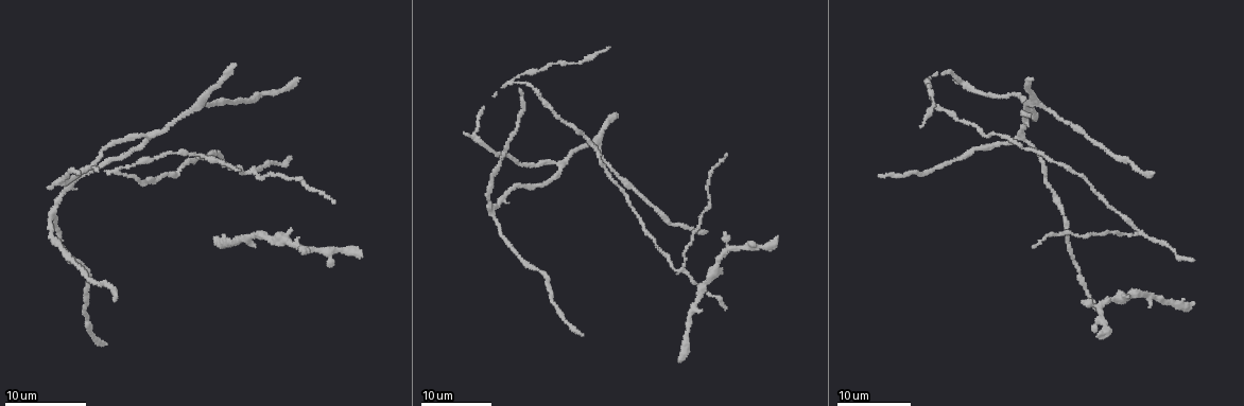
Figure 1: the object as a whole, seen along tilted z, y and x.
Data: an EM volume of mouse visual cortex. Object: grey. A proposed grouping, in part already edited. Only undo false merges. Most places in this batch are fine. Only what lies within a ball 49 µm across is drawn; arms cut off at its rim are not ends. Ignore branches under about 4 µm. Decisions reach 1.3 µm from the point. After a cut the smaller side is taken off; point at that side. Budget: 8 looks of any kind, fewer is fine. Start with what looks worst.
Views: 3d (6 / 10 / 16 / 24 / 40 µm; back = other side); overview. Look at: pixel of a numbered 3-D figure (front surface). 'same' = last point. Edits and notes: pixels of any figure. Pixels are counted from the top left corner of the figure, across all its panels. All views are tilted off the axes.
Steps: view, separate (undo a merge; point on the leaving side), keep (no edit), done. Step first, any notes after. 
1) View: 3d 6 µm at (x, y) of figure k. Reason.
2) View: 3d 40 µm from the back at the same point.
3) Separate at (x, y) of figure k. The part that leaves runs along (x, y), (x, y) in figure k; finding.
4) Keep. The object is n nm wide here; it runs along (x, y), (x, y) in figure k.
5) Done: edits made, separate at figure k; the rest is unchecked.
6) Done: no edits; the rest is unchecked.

View: 3d 16 µm at (1023, 139) of figure 1. Arms part here.

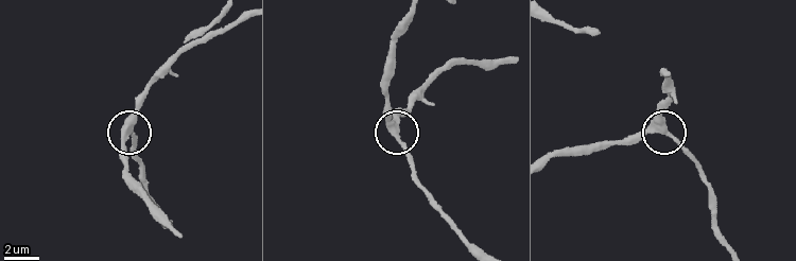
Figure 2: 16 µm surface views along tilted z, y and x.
View: 3d 10 µm at (128, 133) of figure 2.

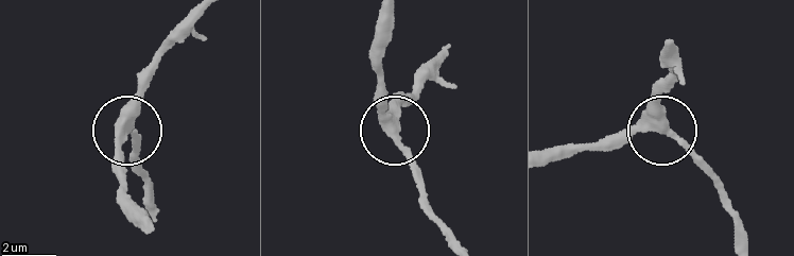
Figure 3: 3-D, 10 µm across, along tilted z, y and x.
View: 3d 10 µm from the back at (389, 125) of figure 3.

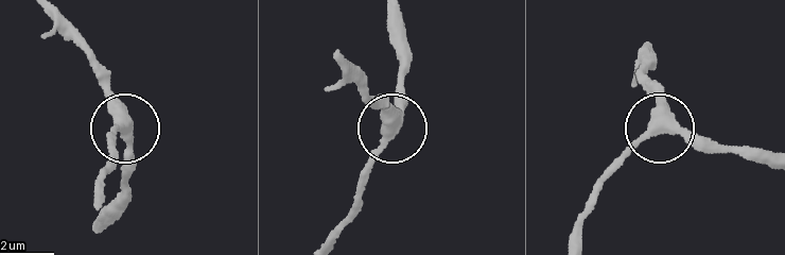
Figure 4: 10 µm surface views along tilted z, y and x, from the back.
Keep. The object is 370 nm wide here; one neuron here.

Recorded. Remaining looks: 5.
View: 3d 16 µm at (1039, 104) of figure 1.

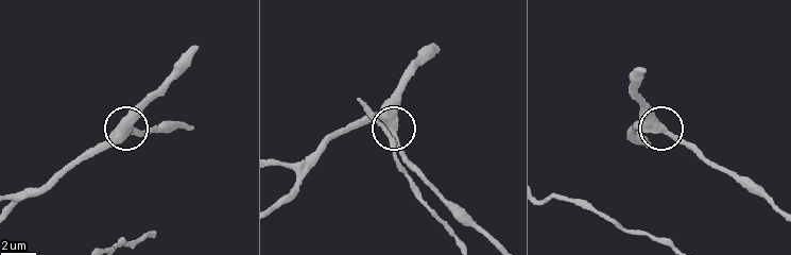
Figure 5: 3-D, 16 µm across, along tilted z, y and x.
View: 3d 10 µm at (392, 124) of figure 5.

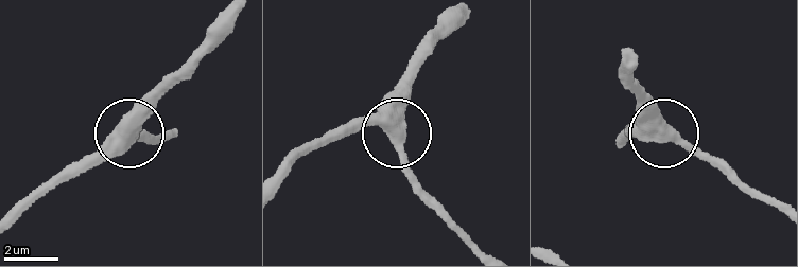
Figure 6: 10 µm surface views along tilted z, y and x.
Keep. It runs along (284, 173), (329, 141), (371, 126), (394, 134), (420, 68) in figure 6; one neuron here.

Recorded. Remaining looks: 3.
View: 3d 24 µm at (682, 270) of figure 1. Three-way junction.

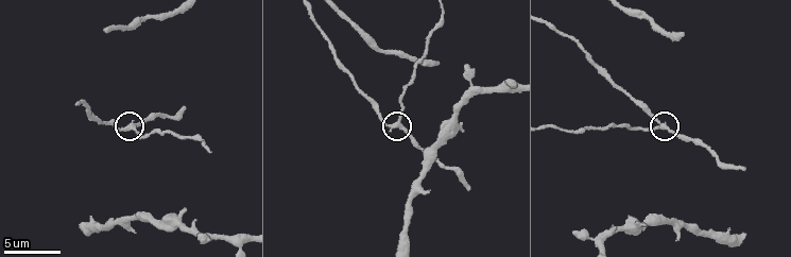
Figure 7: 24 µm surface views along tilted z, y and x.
View: 3d 6 µm at (130, 125) of figure 7.

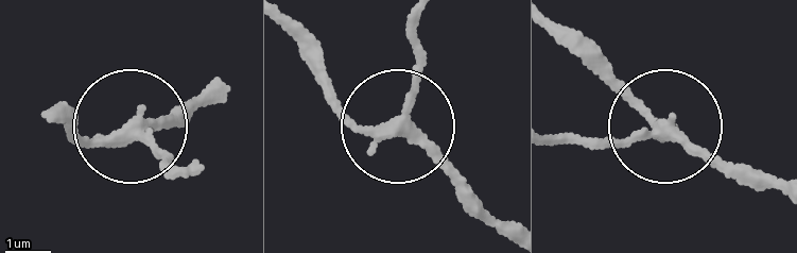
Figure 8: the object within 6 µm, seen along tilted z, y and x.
Separate at (163, 153) of figure 8. The part that leaves runs along (132, 141), (186, 166) in figure 8; two neurons meet here.

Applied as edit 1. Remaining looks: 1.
Done: edits made, separate at figure 8; the rest is unchecked.

